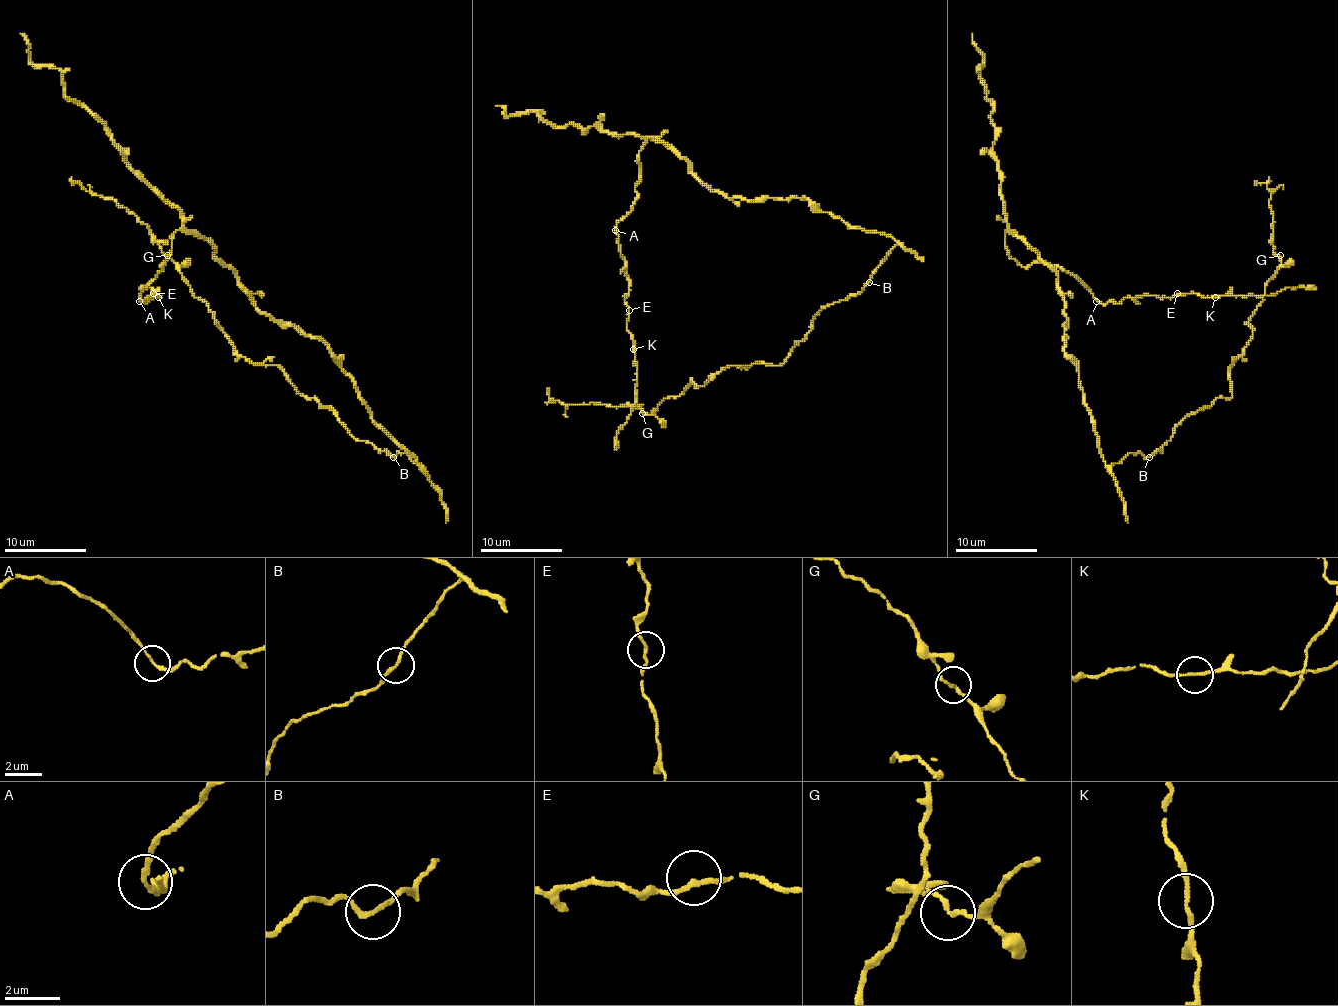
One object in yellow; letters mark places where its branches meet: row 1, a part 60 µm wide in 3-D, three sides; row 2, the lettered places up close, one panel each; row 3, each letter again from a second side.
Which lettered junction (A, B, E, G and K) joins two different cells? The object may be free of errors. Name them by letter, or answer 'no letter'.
no letter

